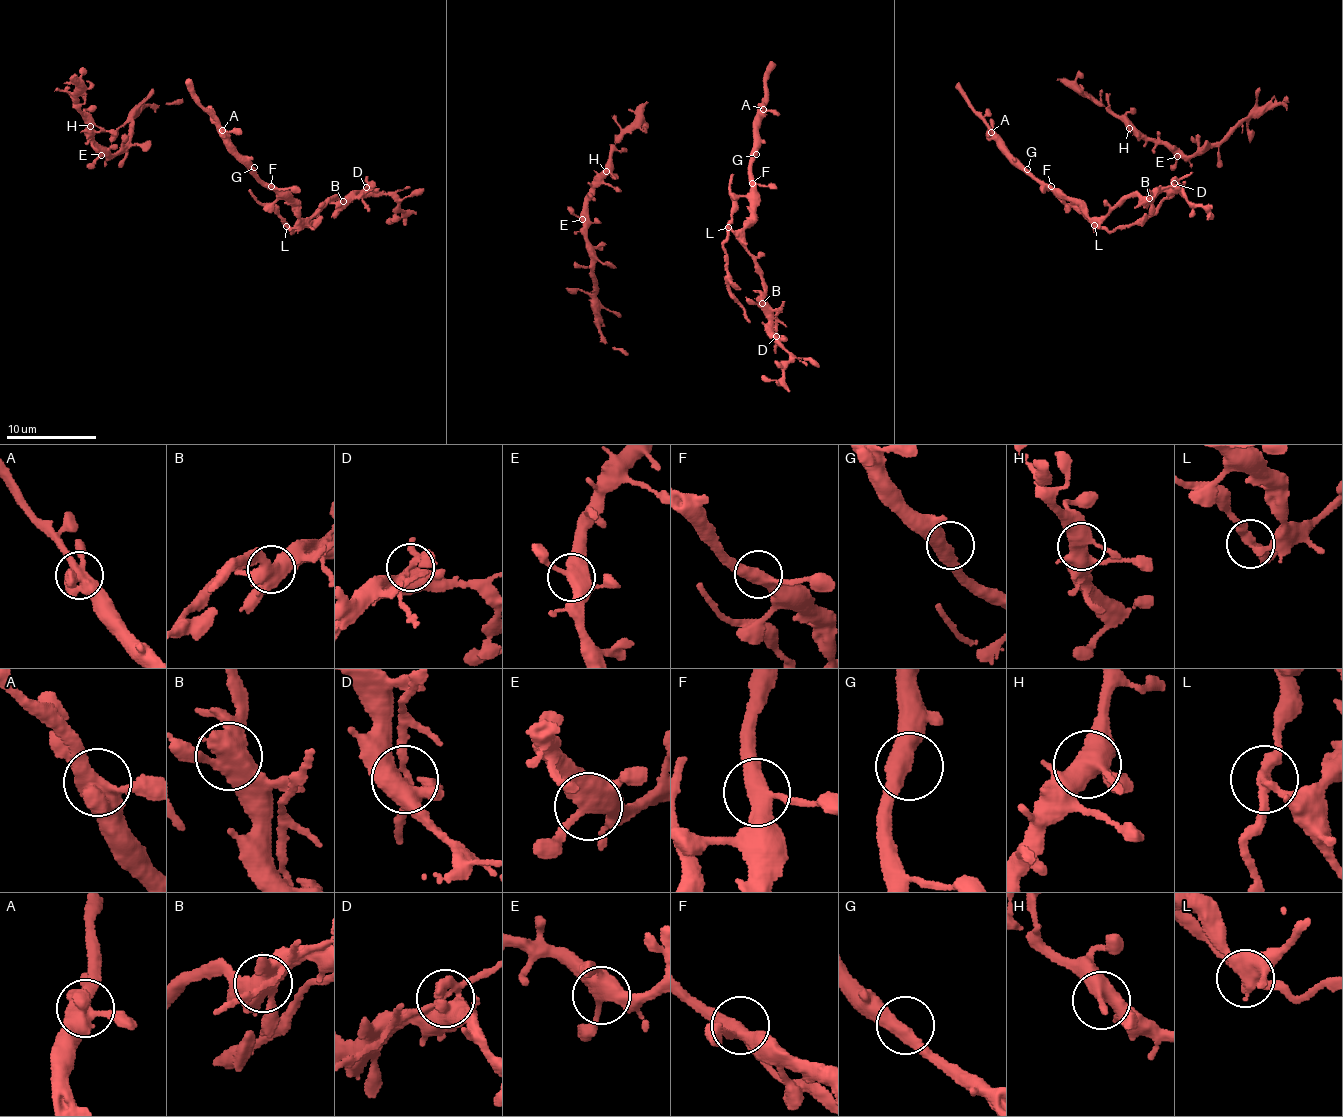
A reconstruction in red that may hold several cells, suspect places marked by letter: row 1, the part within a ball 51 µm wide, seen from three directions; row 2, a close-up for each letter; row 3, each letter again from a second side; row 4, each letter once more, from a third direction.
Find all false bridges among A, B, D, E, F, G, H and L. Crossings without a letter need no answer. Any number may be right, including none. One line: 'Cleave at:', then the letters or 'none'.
Cleave at: D, L

